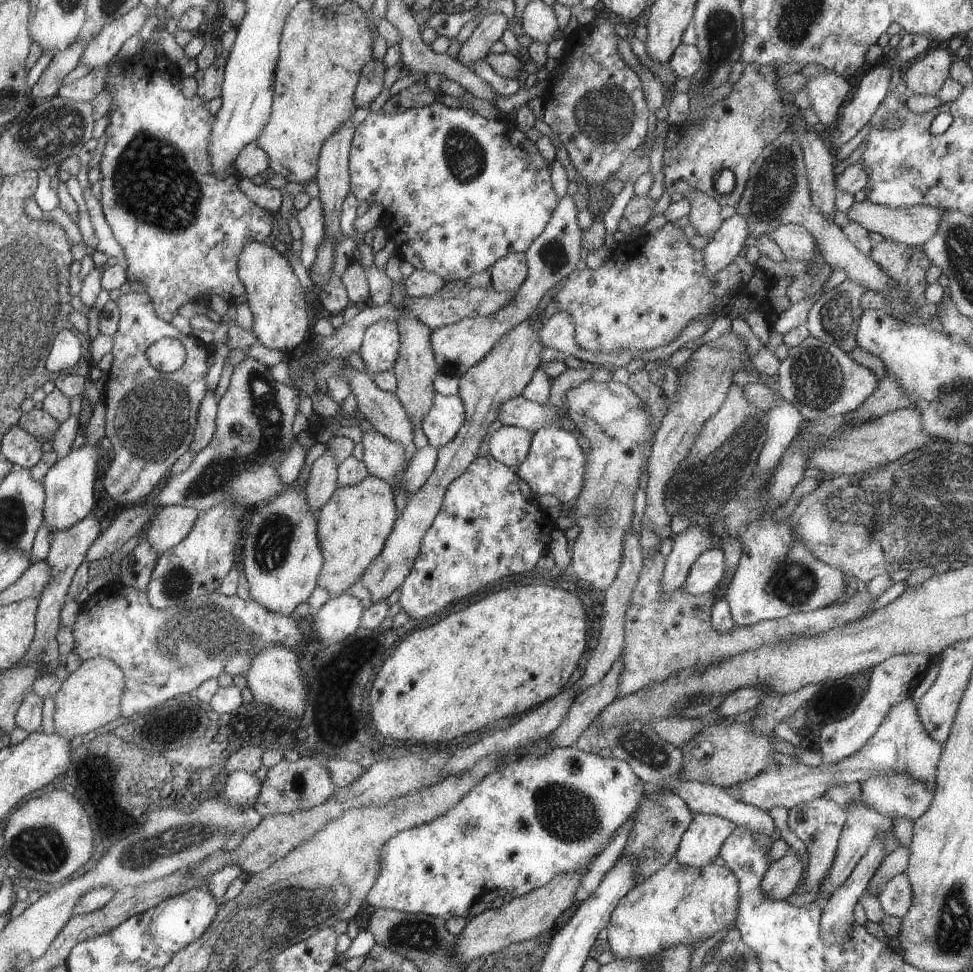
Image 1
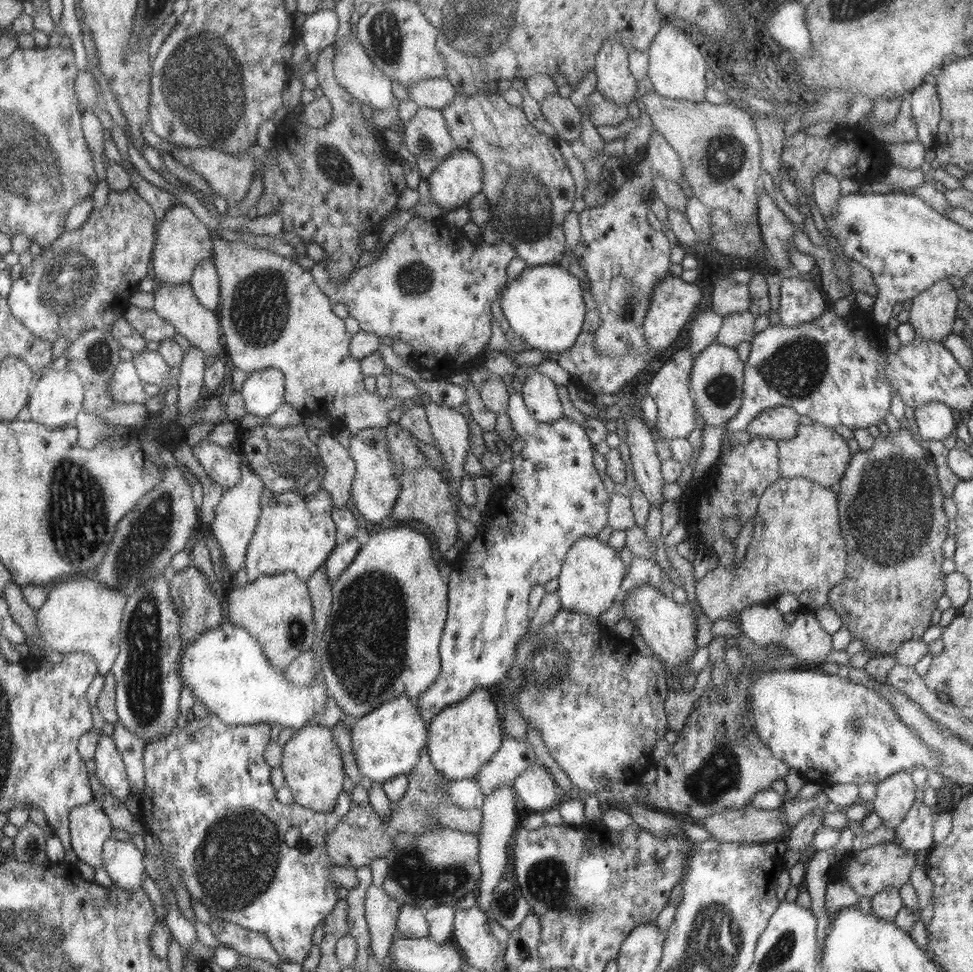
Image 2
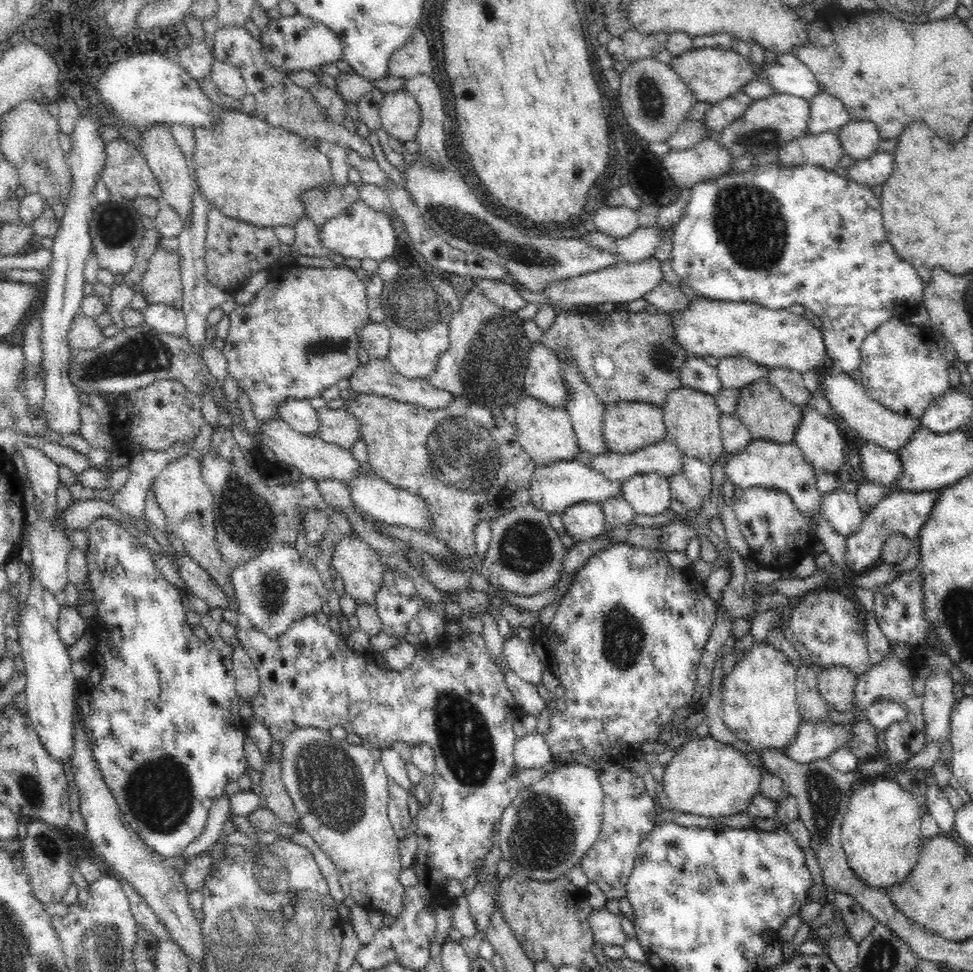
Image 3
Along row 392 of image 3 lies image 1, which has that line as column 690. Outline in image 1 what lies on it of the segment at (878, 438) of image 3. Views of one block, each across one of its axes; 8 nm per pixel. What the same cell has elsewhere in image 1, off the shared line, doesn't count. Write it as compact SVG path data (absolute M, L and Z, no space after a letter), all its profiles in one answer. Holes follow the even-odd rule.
M696 813L690 828L683 834L676 851L676 862L687 867L705 867L719 856L724 841L737 826L716 815Z

